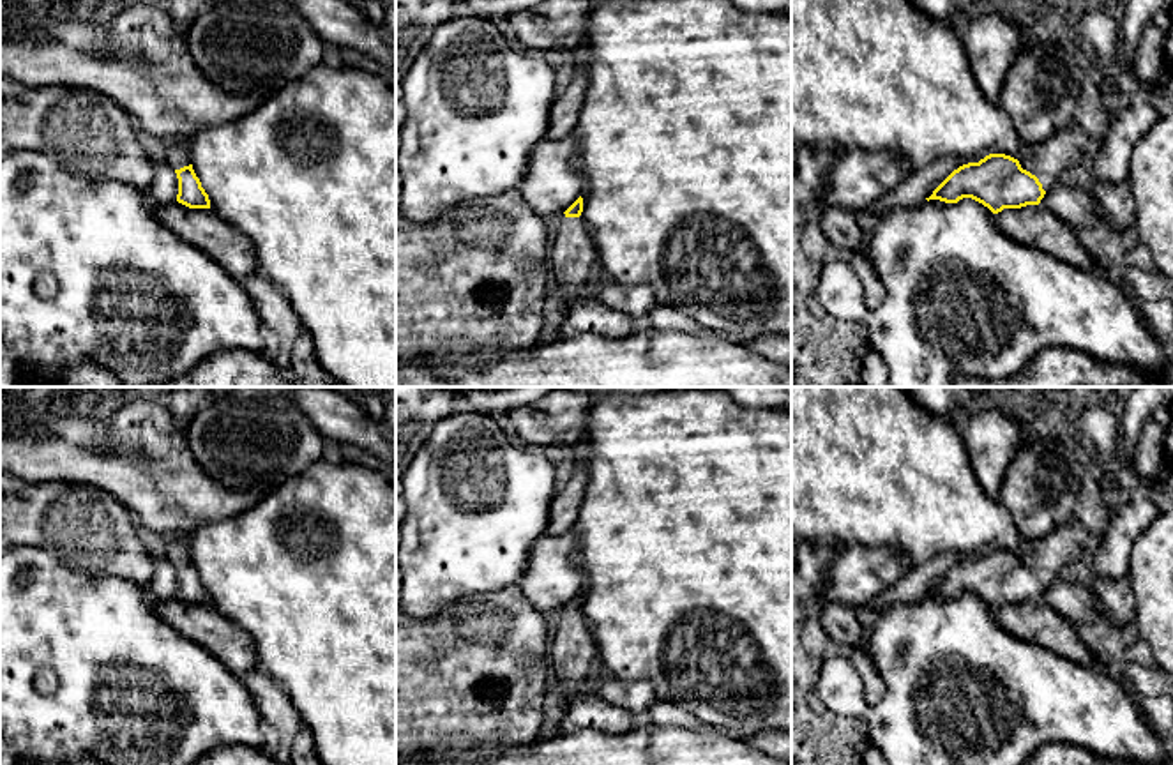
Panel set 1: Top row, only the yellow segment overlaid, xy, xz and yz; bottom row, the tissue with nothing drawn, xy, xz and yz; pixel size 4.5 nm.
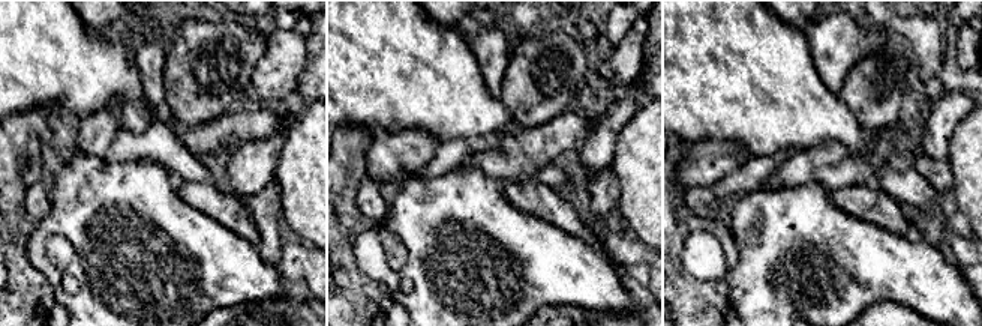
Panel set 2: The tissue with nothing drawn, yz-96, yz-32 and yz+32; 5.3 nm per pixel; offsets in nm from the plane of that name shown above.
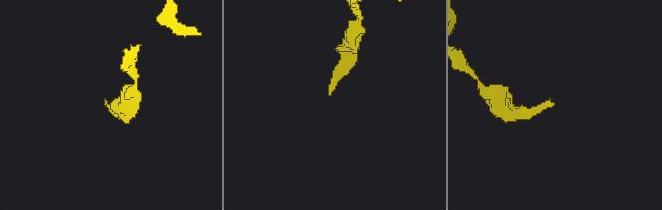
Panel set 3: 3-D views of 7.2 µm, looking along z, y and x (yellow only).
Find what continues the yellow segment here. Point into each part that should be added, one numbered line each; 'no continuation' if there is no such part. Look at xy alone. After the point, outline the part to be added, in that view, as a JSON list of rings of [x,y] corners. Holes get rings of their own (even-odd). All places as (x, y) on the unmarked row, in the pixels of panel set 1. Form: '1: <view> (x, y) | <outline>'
1: xy (177, 552) | [[[177,537],[173,542],[166,546],[164,558],[168,558],[173,565],[180,565],[191,560],[189,542],[185,537]]]

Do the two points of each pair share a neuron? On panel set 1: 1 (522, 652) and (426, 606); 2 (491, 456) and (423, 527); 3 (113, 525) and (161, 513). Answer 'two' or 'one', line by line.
1: two
2: one
3: two

